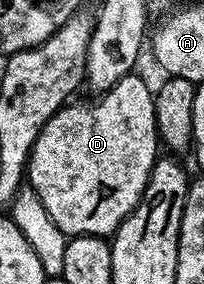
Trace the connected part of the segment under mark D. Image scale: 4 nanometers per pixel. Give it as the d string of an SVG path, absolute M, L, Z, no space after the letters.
M129 74L99 97L97 104L69 102L46 122L38 134L28 158L26 180L42 198L50 218L58 222L64 235L111 237L116 227L134 210L144 195L150 170L158 159L158 133L156 131L156 101L153 89L144 85L137 74Z

